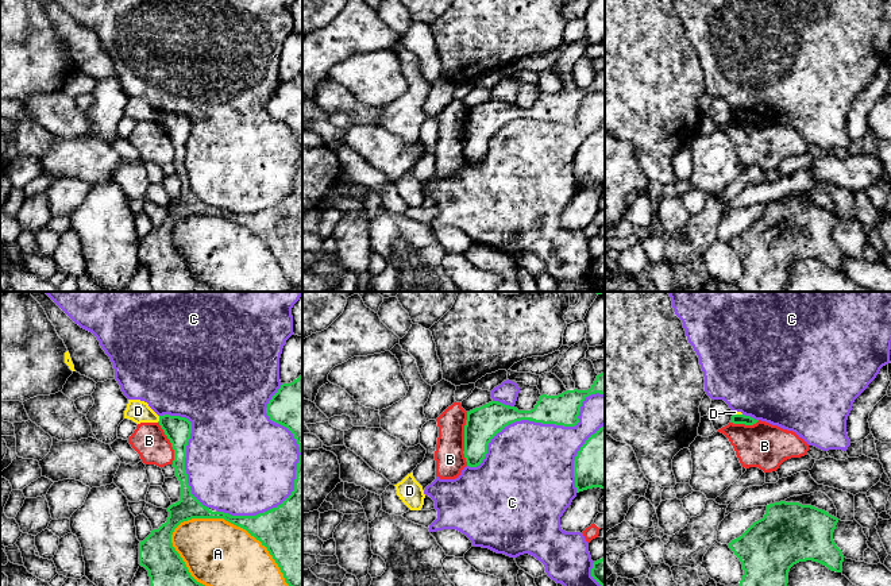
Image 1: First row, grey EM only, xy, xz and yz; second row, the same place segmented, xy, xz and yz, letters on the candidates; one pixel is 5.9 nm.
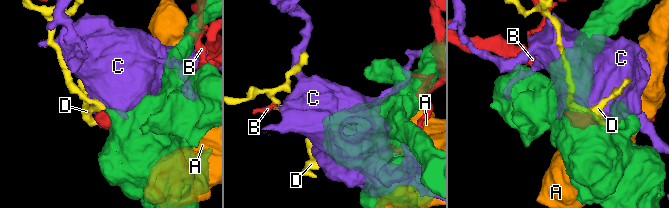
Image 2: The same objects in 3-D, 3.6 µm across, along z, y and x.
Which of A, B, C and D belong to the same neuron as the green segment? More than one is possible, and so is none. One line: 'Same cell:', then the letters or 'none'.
Same cell: none

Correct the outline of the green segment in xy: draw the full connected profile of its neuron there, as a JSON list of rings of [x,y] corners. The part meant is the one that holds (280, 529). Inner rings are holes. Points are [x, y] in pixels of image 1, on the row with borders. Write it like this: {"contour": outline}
{"contour": [[[302,374],[281,385],[269,401],[266,413],[271,421],[293,433],[301,455],[292,494],[277,508],[256,516],[212,512],[192,494],[185,470],[192,423],[180,416],[159,416],[158,423],[174,450],[173,467],[181,483],[181,497],[167,508],[167,521],[139,543],[139,564],[148,571],[150,586],[205,586],[190,575],[171,543],[174,529],[192,518],[224,518],[246,529],[267,548],[285,582],[302,586]]]}

